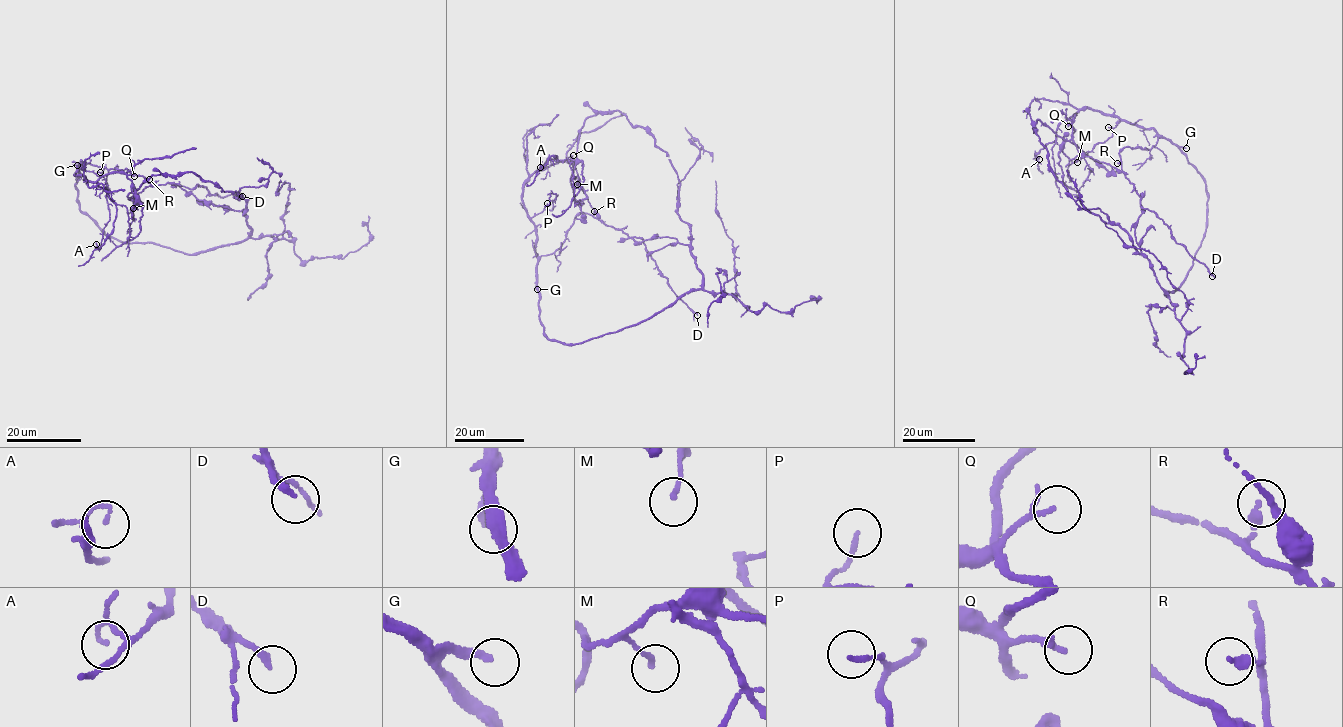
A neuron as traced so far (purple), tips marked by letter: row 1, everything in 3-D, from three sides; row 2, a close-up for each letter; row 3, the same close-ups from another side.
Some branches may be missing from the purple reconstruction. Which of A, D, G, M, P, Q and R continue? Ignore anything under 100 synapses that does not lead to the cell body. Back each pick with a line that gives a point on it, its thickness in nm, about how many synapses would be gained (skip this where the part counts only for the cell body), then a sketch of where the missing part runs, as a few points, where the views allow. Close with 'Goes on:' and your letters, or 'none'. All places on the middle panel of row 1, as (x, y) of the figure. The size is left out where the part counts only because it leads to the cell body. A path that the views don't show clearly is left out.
G: (537, 289) | 240 nm | (537, 289), (542, 320), (512, 323), (478, 356), (481, 366), (496, 376), (507, 395), (517, 398)
Goes on: G

